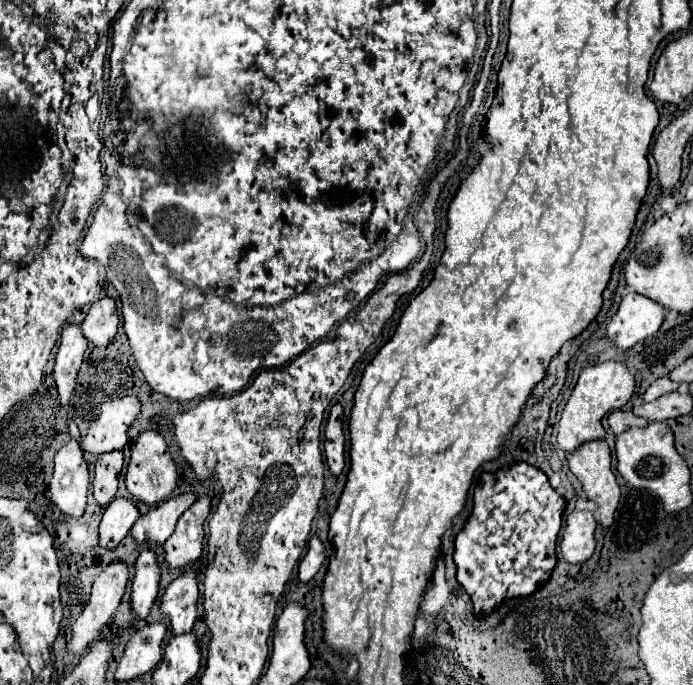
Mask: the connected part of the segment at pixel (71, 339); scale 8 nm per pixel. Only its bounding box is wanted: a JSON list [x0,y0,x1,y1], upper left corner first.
[54,325,86,437]

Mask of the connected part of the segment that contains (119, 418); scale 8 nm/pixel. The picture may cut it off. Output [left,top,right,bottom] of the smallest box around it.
[78,397,140,455]

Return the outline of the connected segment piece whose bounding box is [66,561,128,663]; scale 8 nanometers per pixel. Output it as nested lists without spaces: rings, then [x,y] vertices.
[[[122,561],[110,563],[110,565],[96,577],[96,581],[94,581],[94,585],[92,585],[90,599],[88,599],[88,603],[84,605],[82,613],[78,615],[78,619],[74,621],[74,625],[72,625],[72,639],[70,639],[68,645],[66,645],[66,651],[68,651],[70,657],[72,657],[72,663],[80,657],[80,653],[84,653],[84,651],[88,649],[90,643],[94,643],[94,641],[100,637],[104,625],[112,619],[114,611],[116,611],[118,605],[120,605],[120,599],[122,599],[122,595],[124,595],[124,591],[126,591],[126,583],[128,583],[128,567],[126,567]]]

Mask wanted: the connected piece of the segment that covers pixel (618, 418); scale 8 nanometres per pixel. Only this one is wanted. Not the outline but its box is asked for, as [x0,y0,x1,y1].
[608,409,648,435]

